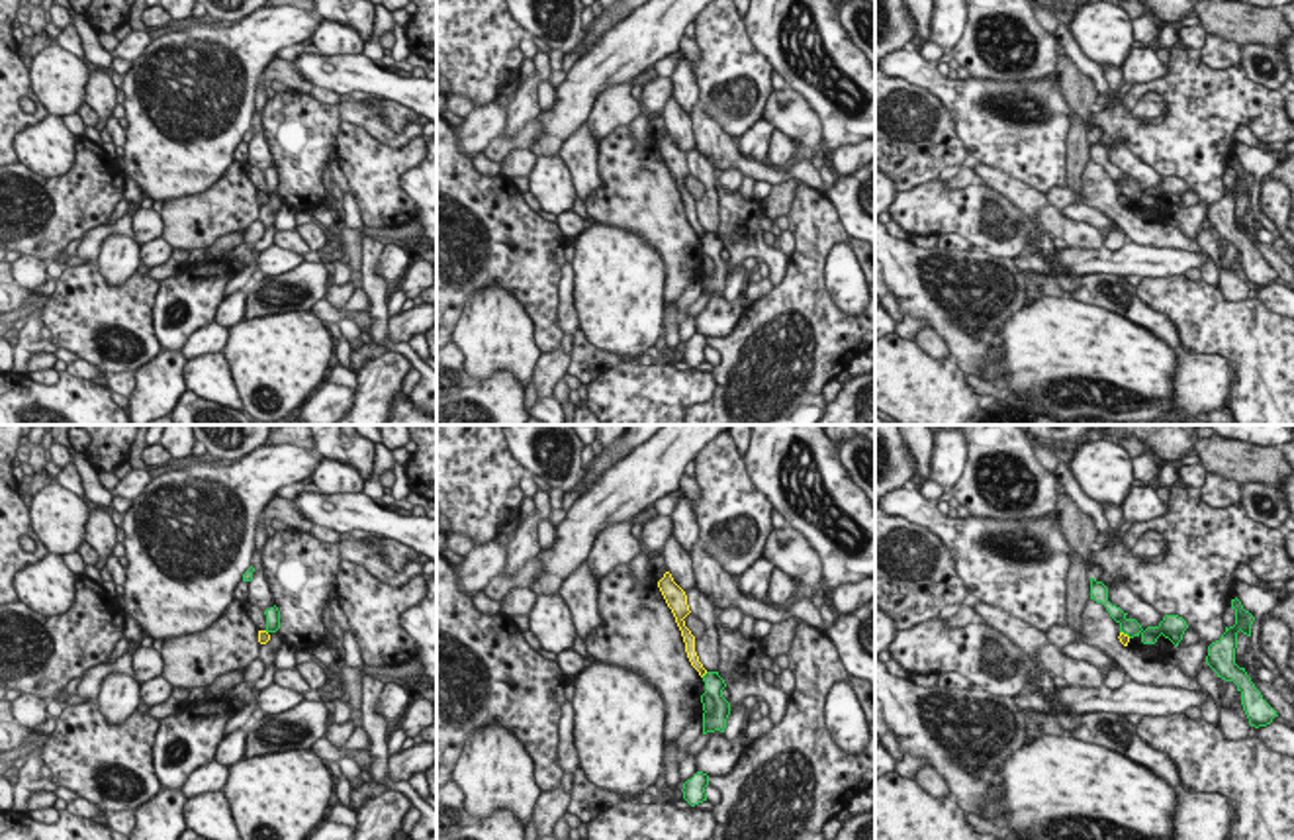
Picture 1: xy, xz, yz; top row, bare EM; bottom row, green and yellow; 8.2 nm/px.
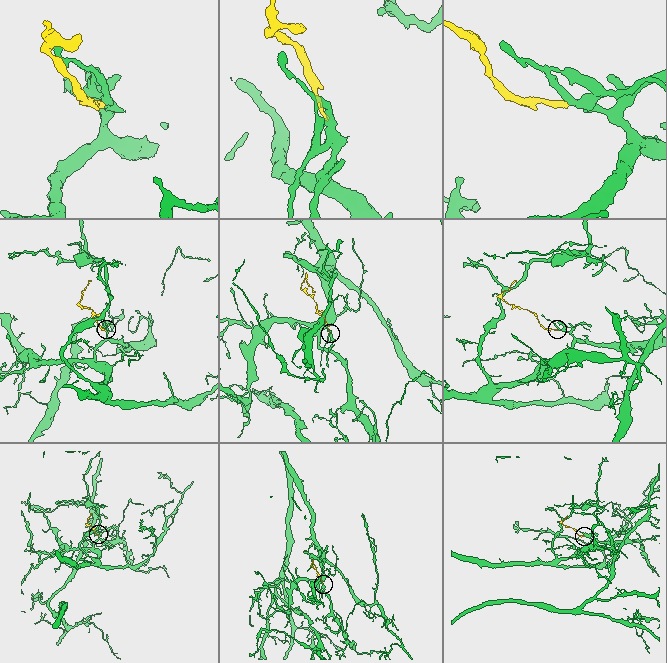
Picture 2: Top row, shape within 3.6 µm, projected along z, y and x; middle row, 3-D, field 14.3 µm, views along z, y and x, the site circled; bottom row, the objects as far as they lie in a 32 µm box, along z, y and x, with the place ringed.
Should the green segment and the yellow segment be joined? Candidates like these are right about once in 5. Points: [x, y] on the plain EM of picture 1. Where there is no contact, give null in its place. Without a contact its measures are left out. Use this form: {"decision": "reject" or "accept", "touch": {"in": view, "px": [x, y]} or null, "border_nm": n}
{"decision": "reject", "touch": {"in": "xz", "px": [705, 235]}, "border_nm": 70}

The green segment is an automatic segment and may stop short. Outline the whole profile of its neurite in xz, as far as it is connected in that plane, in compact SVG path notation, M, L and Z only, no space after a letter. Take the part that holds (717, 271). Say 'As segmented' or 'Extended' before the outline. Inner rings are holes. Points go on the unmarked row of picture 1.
As segmented. M707 233L703 237L705 255L701 257L703 264L703 296L726 290L726 280L730 276L730 264L722 258L722 251L726 249L724 241L718 233Z

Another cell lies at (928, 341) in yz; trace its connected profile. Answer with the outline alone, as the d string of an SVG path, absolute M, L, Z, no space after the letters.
M922 329L922 331L918 333L916 347L918 347L928 358L934 358L934 360L951 358L951 352L949 352L946 341L944 341L938 333L934 333L932 329Z

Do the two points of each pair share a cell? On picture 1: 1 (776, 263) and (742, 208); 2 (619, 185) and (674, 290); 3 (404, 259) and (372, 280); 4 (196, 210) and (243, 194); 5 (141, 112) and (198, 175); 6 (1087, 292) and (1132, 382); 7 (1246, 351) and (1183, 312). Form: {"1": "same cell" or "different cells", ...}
{"1": "same cell", "2": "same cell", "3": "different cells", "4": "same cell", "5": "same cell", "6": "different cells", "7": "same cell"}

